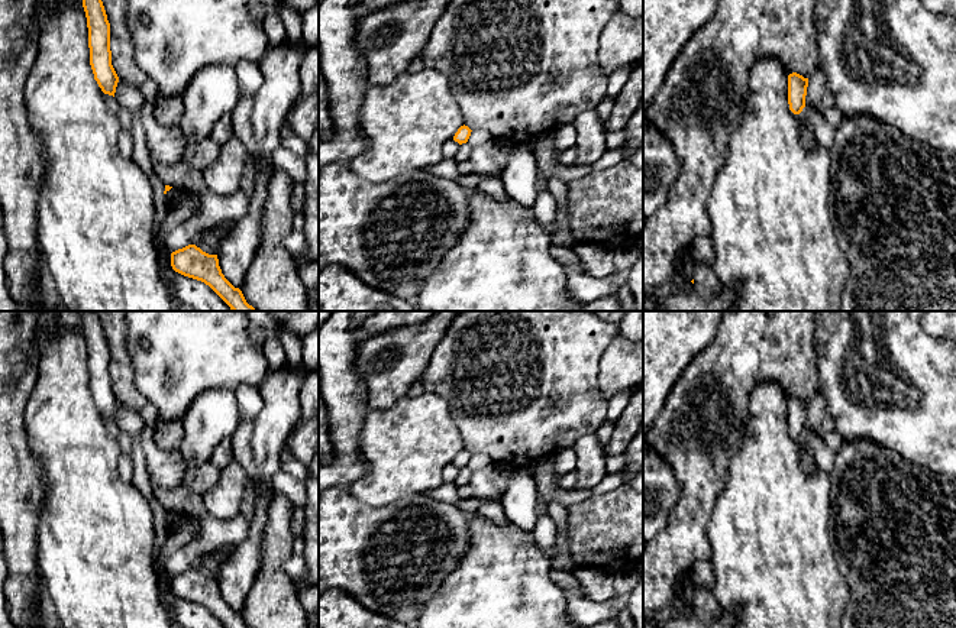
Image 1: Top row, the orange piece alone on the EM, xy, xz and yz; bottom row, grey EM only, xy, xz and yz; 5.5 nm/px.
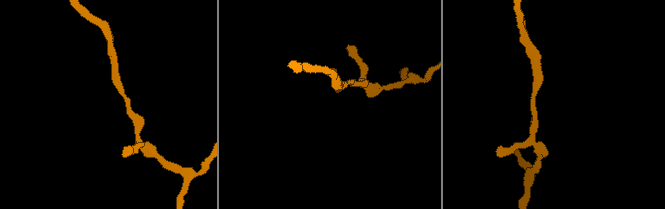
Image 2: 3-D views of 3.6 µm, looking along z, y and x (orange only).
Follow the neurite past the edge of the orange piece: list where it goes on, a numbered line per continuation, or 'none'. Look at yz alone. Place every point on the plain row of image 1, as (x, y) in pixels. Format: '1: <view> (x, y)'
none

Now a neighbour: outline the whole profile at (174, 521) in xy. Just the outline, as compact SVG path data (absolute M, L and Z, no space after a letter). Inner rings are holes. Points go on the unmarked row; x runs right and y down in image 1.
M171 512L167 515L165 522L168 532L177 532L187 524L187 518L184 514Z

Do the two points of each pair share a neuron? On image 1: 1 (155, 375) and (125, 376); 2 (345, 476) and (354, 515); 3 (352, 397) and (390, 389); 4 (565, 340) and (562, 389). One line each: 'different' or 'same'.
1: different
2: different
3: different
4: same

